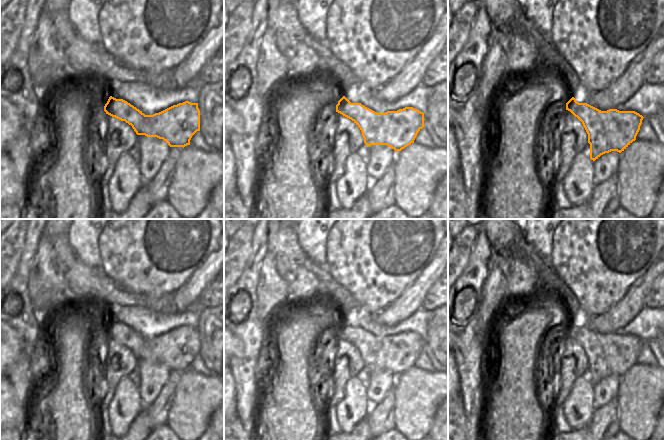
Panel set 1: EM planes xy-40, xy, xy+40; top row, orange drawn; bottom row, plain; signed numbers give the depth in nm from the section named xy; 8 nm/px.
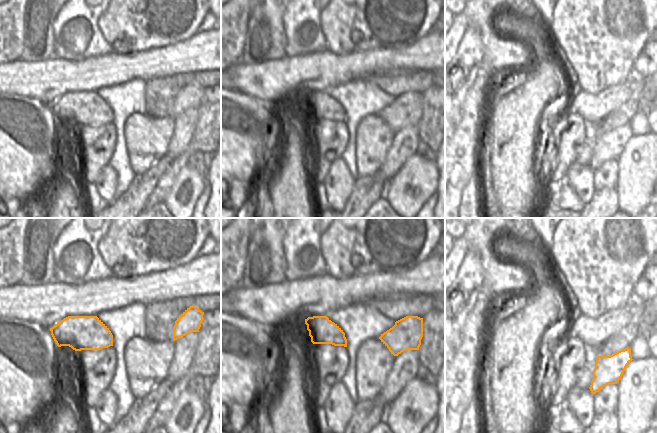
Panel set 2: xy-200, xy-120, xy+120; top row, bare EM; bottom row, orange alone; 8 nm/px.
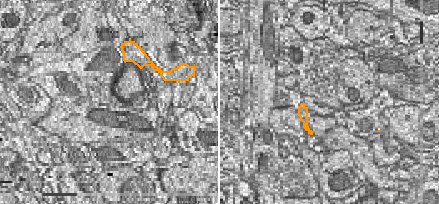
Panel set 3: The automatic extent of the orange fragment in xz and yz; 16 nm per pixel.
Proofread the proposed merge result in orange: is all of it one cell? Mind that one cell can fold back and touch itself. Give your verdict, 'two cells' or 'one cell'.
one cell

